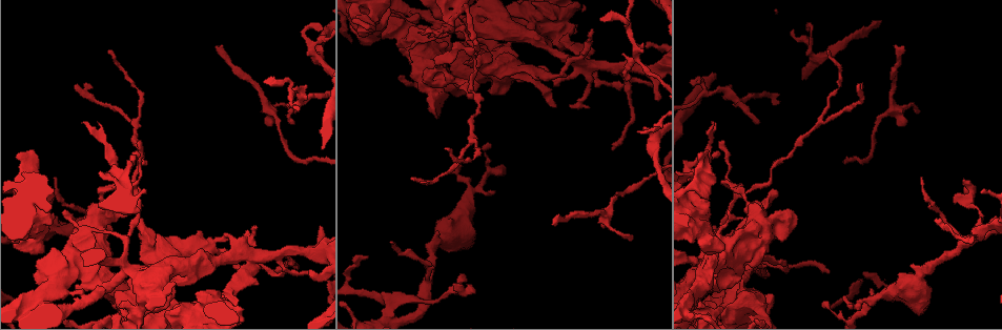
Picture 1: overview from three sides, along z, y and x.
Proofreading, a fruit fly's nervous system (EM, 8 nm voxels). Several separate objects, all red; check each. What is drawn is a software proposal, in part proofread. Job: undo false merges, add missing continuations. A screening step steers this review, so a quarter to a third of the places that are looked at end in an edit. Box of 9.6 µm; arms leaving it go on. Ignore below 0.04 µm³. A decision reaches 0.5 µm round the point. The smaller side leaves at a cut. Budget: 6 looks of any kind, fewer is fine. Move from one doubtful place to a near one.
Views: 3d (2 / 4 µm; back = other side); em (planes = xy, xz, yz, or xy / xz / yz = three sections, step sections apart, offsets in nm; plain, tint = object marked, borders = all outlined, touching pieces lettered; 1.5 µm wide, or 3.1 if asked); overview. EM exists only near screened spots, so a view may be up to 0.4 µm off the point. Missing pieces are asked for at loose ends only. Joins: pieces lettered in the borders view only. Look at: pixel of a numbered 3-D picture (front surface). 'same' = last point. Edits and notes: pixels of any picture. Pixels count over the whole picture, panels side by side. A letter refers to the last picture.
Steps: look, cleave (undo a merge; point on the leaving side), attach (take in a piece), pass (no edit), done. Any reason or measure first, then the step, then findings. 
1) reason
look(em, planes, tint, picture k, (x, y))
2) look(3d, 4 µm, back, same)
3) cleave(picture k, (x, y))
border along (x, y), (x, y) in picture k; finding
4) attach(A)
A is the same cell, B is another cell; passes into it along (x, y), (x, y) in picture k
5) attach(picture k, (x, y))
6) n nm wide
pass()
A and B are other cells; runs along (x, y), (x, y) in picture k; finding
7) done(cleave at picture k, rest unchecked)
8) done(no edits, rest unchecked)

an open end
look(3d, 2 µm, picture 1, (494, 193))

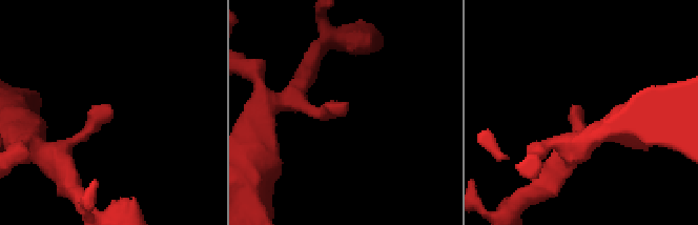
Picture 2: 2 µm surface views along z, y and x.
shape alone is not enough
look(em, xz, step 8, tint, picture 2, (571, 112))

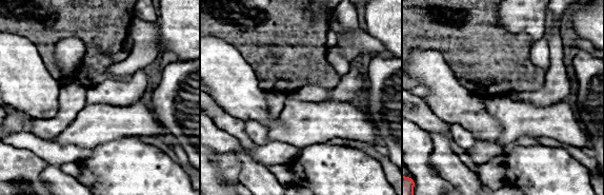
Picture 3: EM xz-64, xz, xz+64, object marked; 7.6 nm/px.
another direction
look(em, planes, borders, same)

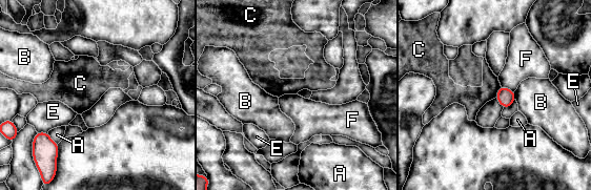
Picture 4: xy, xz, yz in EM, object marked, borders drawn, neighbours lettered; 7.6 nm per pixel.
pass()
A, B, C, E and F are other cells; border along (501, 86), (495, 97) in picture 4; none of them fits

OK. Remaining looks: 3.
closes a loop
look(em, xy, step 4, tint, picture 1, (132, 185))

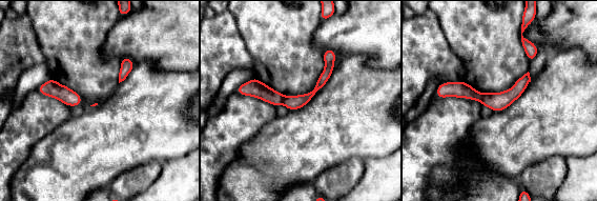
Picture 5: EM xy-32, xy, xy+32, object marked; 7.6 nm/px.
look(em, planes, borders, same)

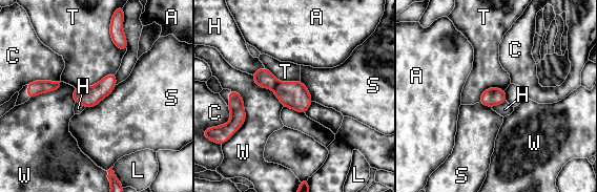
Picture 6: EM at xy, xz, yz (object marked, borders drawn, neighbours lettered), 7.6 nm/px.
140 nm wide
cleave(picture 6, (294, 94))
A, C, H, L, S, T and W are other cells; border along (279, 82), (272, 88) in picture 6; a second cell is stuck on

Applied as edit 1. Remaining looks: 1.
done(cleave at picture 6, rest unchecked)

